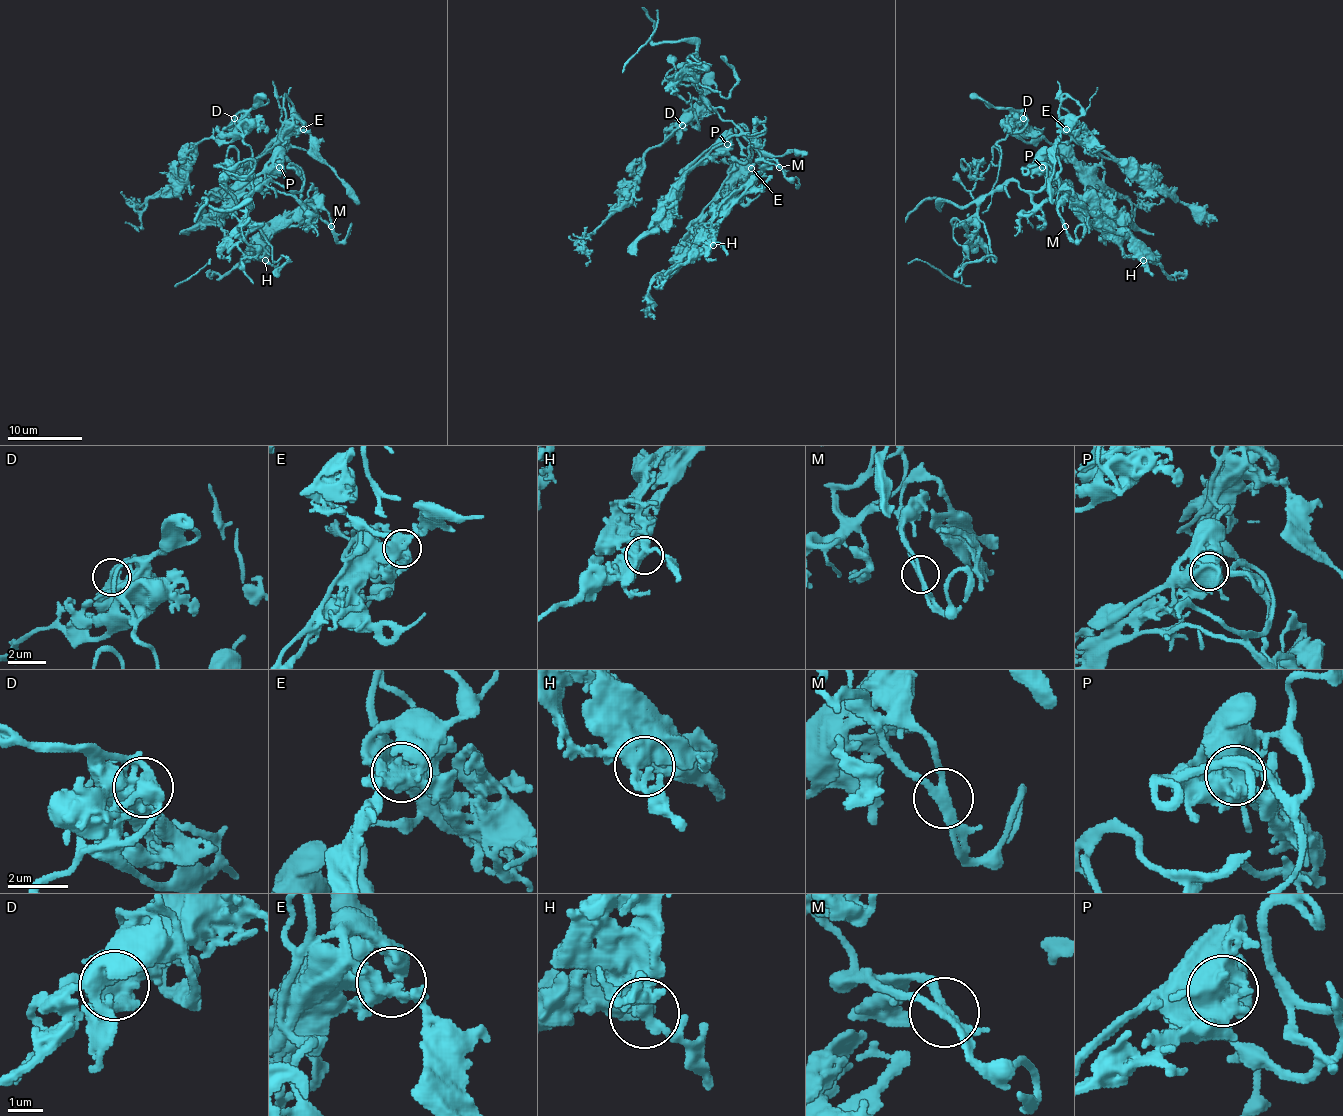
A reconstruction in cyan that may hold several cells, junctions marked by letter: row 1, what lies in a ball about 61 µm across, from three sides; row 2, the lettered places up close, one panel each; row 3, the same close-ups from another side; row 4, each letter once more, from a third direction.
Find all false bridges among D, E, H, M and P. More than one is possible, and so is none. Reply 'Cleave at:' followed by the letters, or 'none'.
Cleave at: none

